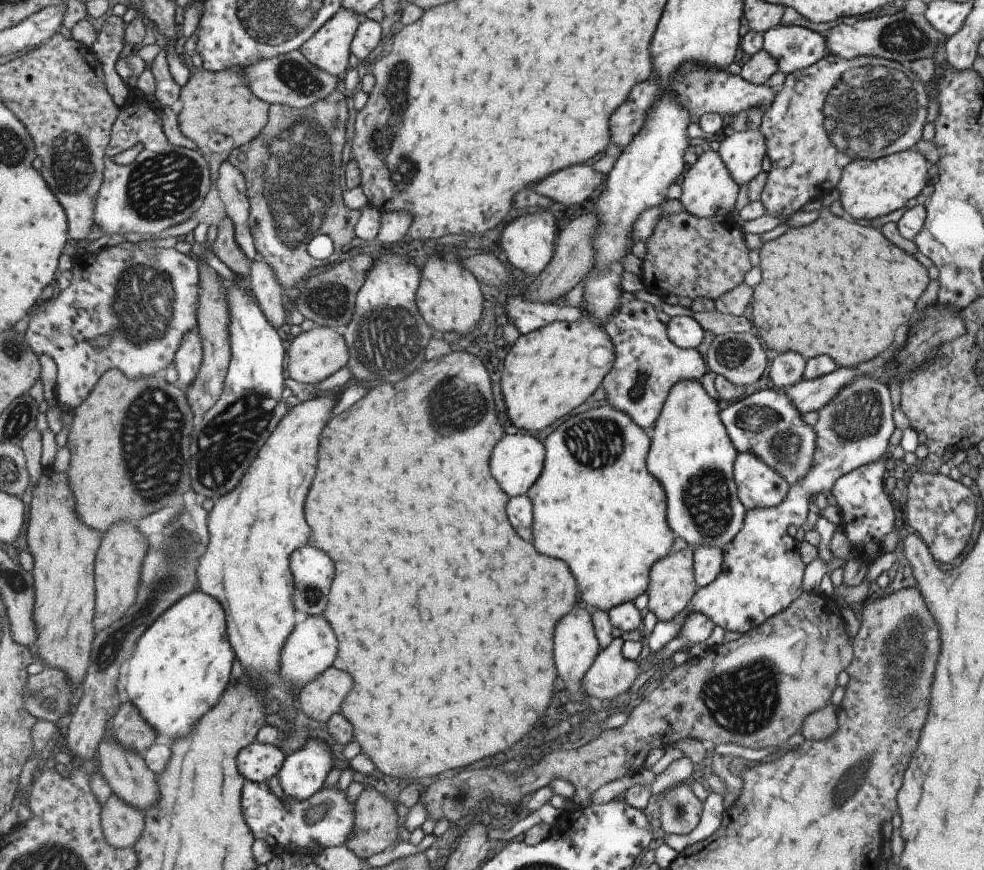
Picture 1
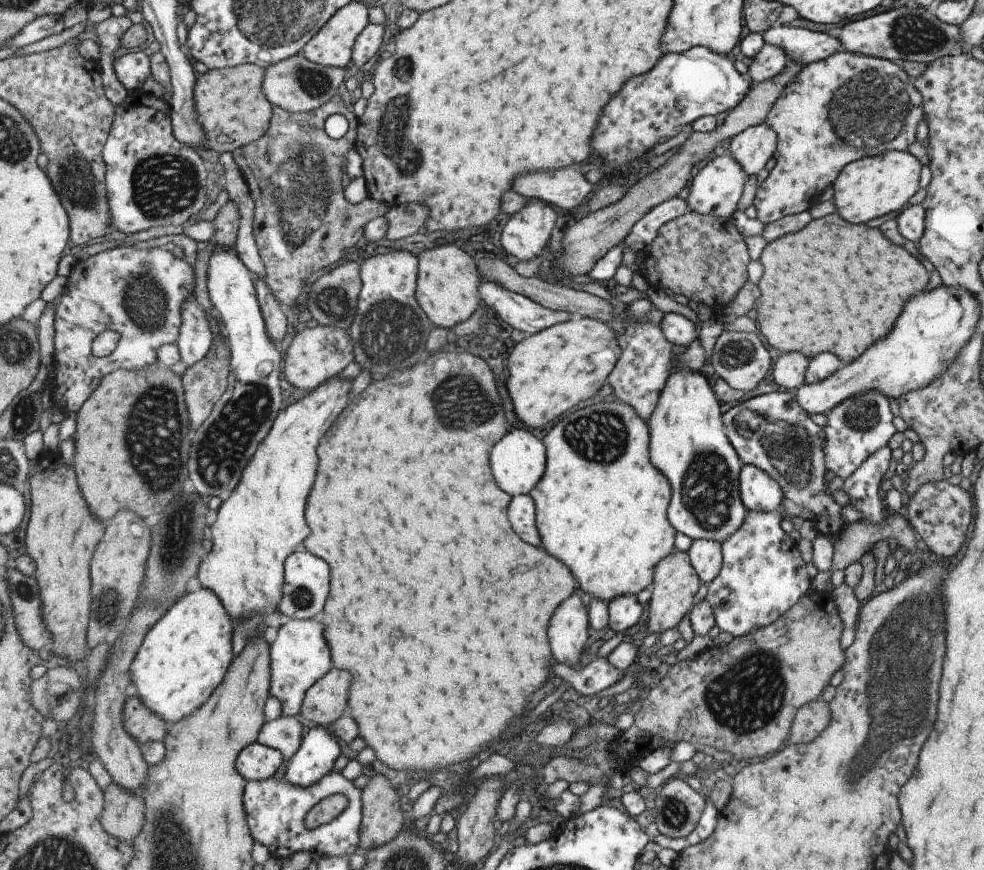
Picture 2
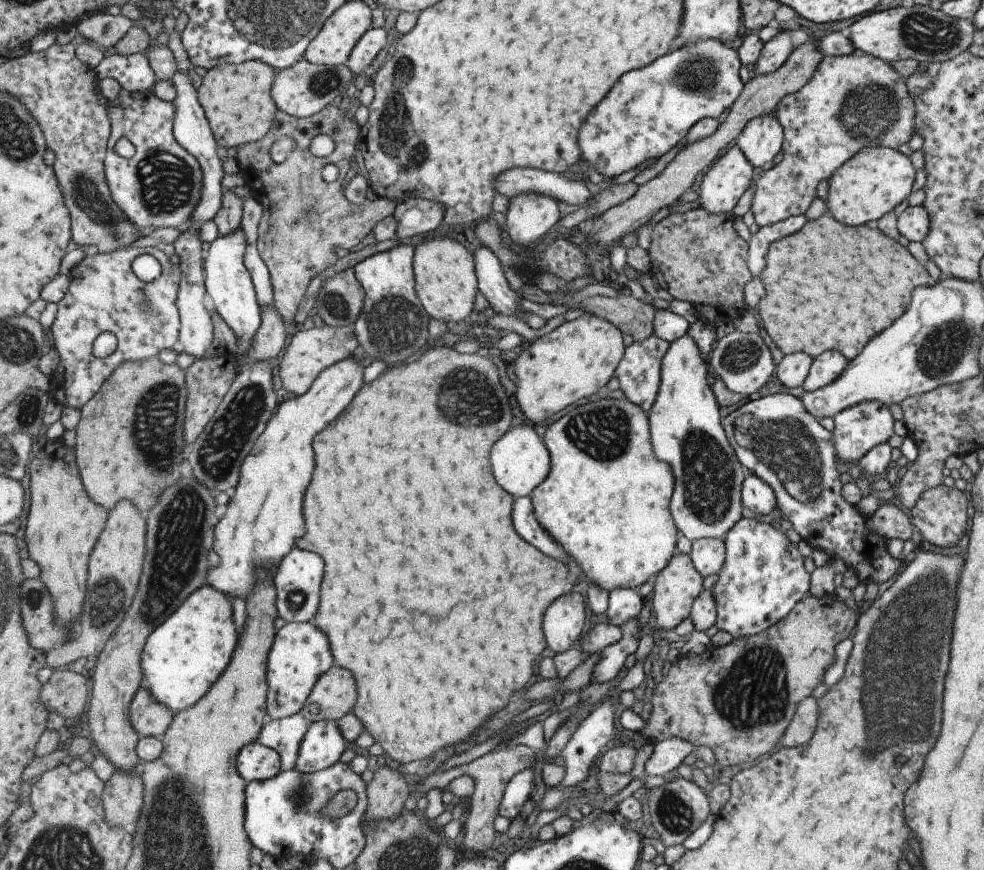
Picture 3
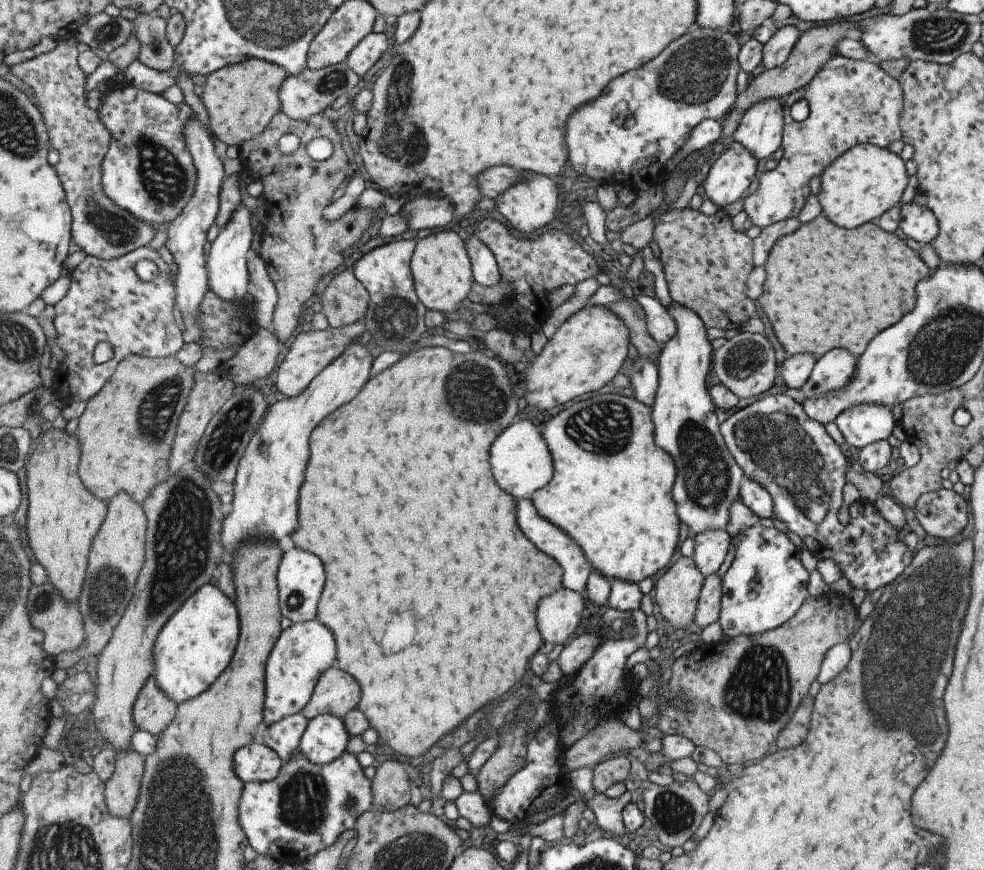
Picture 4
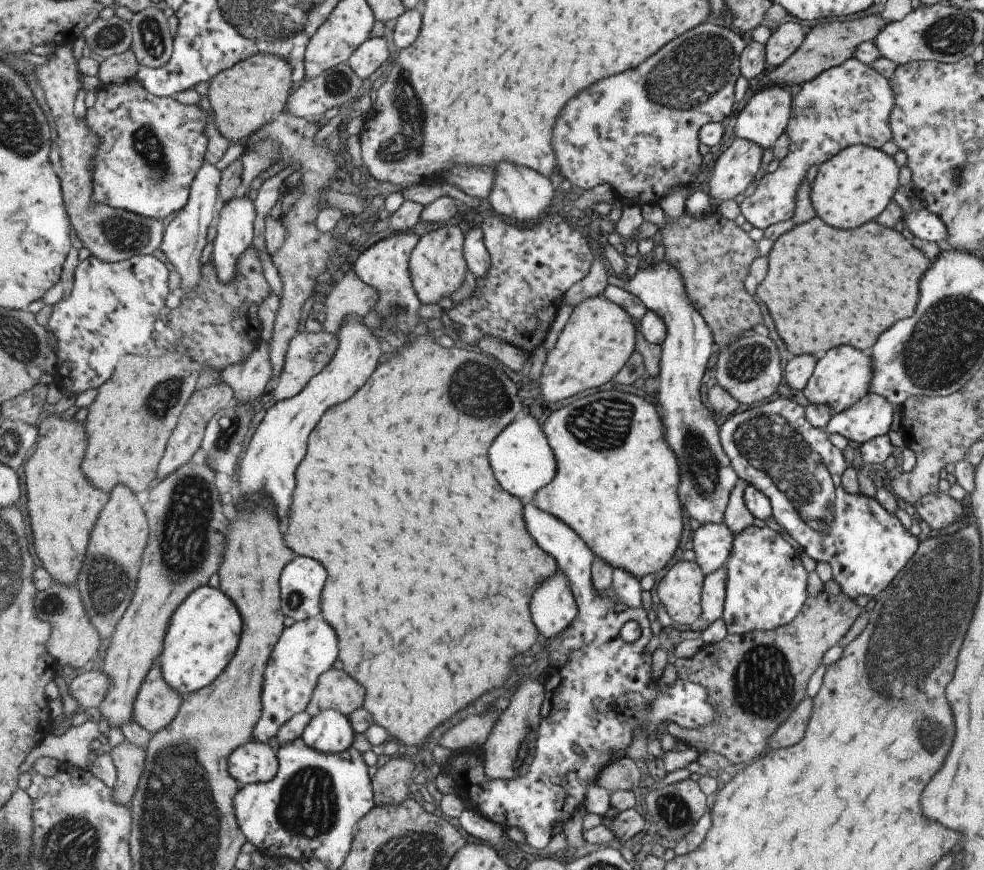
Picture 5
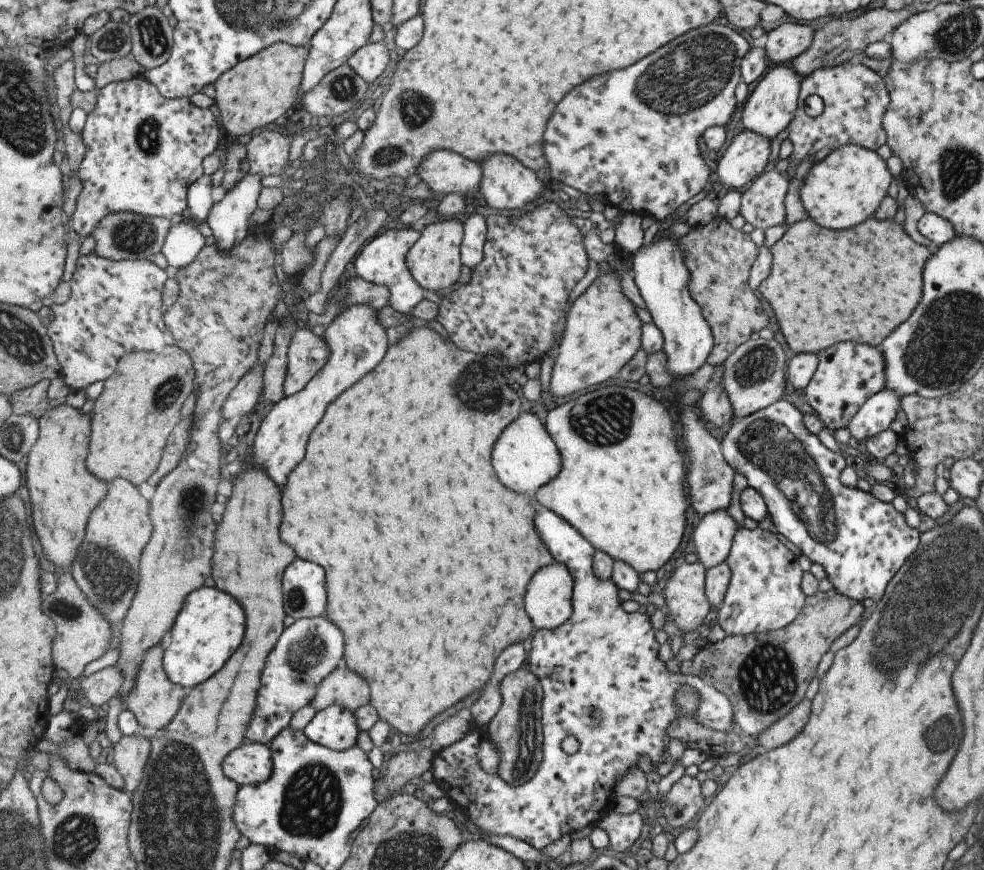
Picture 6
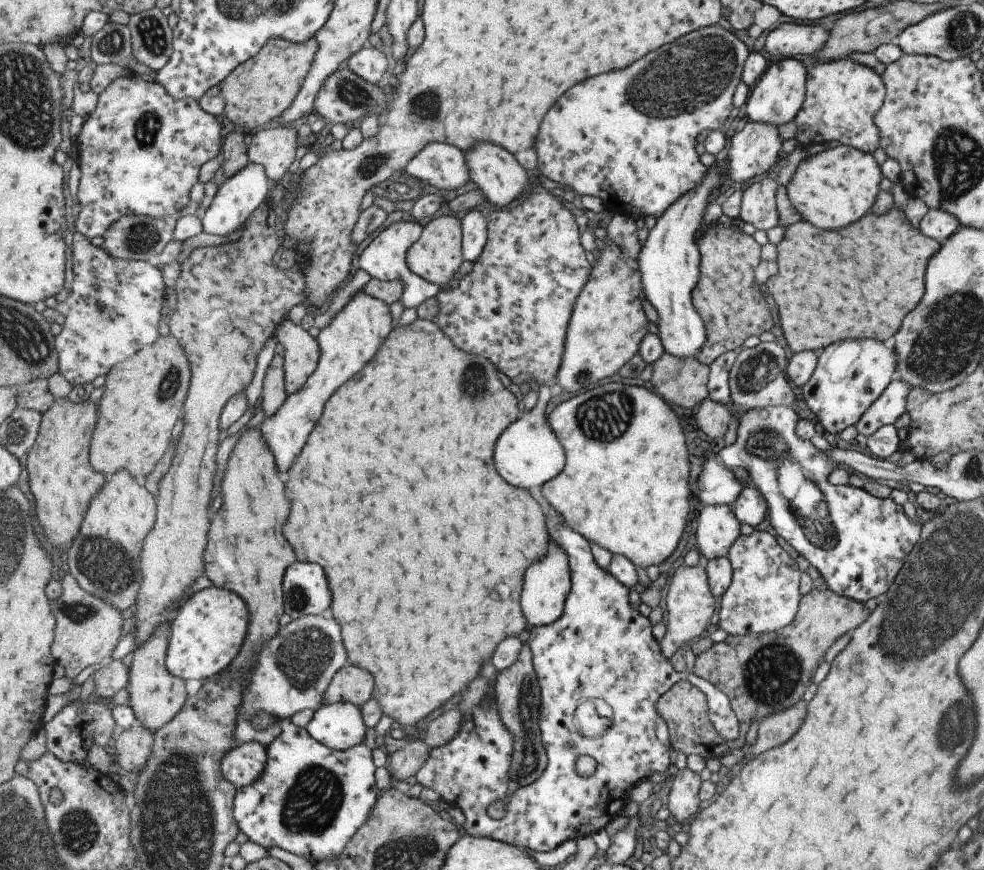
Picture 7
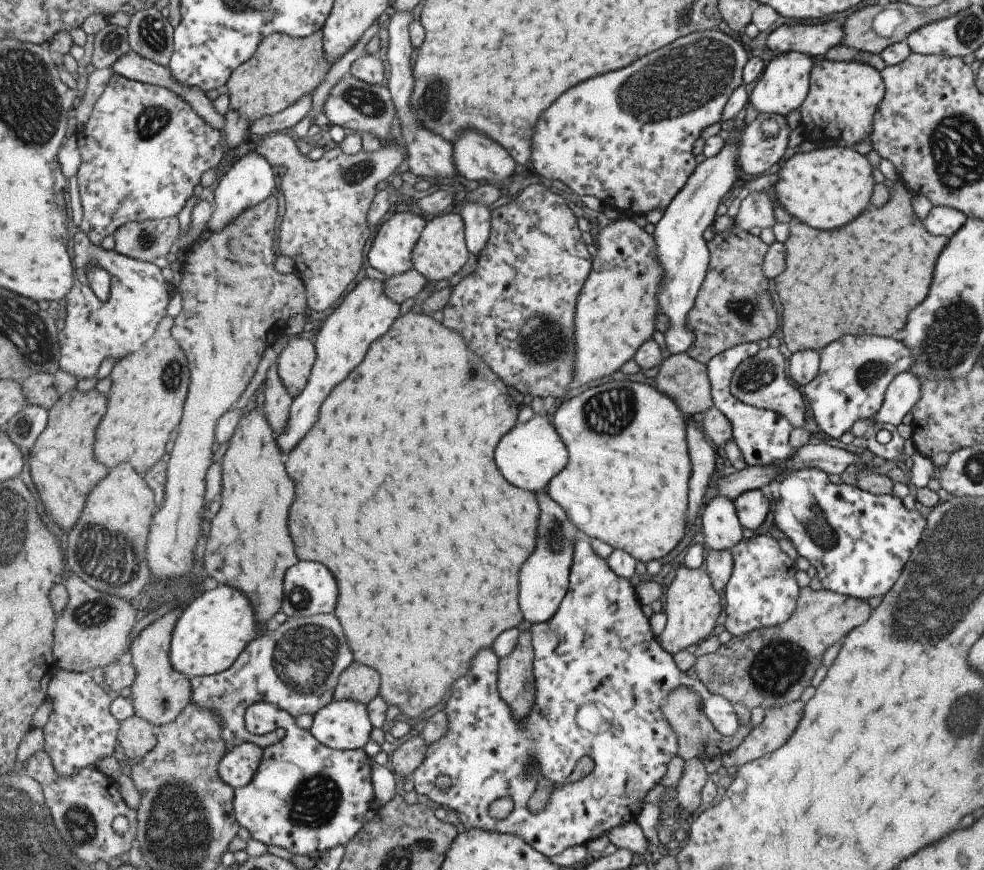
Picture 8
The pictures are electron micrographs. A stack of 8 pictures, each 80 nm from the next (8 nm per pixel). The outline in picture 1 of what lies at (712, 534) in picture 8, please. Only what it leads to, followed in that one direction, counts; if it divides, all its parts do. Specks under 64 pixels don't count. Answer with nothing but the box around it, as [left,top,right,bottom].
[692,545,722,588]

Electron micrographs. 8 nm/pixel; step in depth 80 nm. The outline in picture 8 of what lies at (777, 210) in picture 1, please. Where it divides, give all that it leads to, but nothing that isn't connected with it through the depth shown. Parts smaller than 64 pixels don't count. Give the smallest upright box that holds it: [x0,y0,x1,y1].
[734,58,884,232]

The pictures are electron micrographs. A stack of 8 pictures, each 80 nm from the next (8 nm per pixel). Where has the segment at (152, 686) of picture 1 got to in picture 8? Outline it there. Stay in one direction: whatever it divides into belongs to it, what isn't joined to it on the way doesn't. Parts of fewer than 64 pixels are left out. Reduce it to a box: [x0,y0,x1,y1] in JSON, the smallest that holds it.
[172,584,261,679]

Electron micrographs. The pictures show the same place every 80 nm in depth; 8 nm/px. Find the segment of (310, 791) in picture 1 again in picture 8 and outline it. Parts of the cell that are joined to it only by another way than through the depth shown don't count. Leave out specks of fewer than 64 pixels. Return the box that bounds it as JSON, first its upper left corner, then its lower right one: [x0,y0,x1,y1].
[311,700,374,749]

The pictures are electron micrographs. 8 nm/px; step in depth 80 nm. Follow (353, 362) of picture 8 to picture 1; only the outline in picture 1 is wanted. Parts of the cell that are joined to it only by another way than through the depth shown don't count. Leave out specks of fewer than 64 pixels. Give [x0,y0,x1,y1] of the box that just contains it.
[196,390,340,720]

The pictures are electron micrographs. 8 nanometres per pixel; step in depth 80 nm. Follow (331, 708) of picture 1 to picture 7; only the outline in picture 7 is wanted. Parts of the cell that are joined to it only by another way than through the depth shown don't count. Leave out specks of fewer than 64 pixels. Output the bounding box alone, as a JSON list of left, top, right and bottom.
[326,666,375,706]

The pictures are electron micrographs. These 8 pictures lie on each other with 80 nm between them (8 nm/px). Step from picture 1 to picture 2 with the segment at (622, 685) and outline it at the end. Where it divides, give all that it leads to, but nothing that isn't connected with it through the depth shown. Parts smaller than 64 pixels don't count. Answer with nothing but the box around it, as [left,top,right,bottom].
[551,657,625,699]

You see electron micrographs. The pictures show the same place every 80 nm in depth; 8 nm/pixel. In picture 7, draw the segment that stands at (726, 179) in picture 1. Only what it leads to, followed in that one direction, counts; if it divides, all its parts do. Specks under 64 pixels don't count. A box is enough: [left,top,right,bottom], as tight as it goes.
[723,121,783,187]

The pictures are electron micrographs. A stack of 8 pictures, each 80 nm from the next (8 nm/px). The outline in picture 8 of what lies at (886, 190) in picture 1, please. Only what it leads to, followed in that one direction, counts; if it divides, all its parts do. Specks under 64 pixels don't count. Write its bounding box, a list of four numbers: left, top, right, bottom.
[768,145,874,230]

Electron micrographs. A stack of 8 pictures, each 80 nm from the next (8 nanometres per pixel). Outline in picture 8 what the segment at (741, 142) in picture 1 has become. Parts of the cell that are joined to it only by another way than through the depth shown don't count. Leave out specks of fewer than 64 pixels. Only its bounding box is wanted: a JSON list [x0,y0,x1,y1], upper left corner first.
[747,51,817,117]

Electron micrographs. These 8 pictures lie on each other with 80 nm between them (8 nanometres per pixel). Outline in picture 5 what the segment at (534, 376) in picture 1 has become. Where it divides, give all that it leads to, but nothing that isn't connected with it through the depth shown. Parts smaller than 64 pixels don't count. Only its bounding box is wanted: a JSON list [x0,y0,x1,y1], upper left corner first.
[538,293,636,402]

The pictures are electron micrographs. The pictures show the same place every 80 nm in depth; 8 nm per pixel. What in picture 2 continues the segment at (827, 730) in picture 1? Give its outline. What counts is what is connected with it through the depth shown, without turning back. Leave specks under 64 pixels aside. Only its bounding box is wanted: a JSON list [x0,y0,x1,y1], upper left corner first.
[786,699,829,745]

